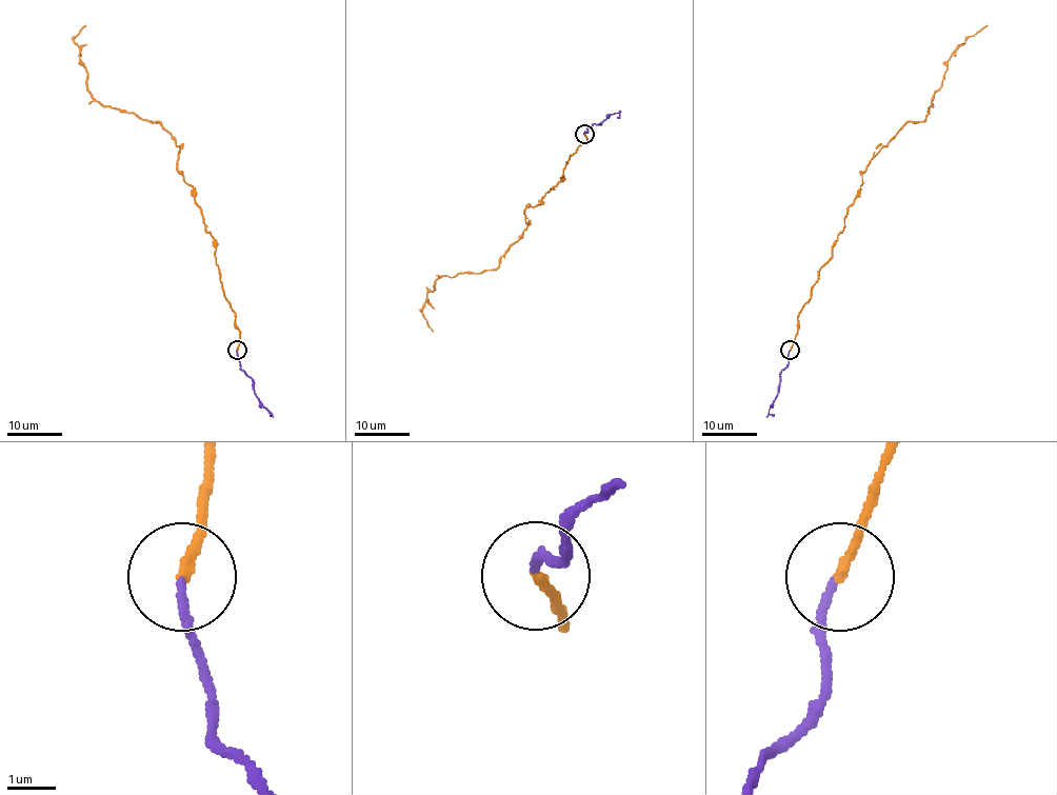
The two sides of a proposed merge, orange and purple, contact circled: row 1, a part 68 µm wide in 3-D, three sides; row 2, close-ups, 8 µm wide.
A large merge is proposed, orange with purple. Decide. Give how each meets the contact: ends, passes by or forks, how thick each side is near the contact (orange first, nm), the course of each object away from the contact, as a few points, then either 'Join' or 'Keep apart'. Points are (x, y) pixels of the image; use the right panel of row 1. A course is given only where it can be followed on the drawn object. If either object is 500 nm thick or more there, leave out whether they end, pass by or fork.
At the ring orange ends. At the ring purple ends. Thickness 200 nm (orange) against 150 nm. Course of orange: (790, 350), (798, 312), (843, 230), (871, 158), (909, 122), (926, 118), (951, 54), (986, 24). Course of purple: (790, 350), (789, 364), (780, 373), (779, 392), (766, 417). Join

